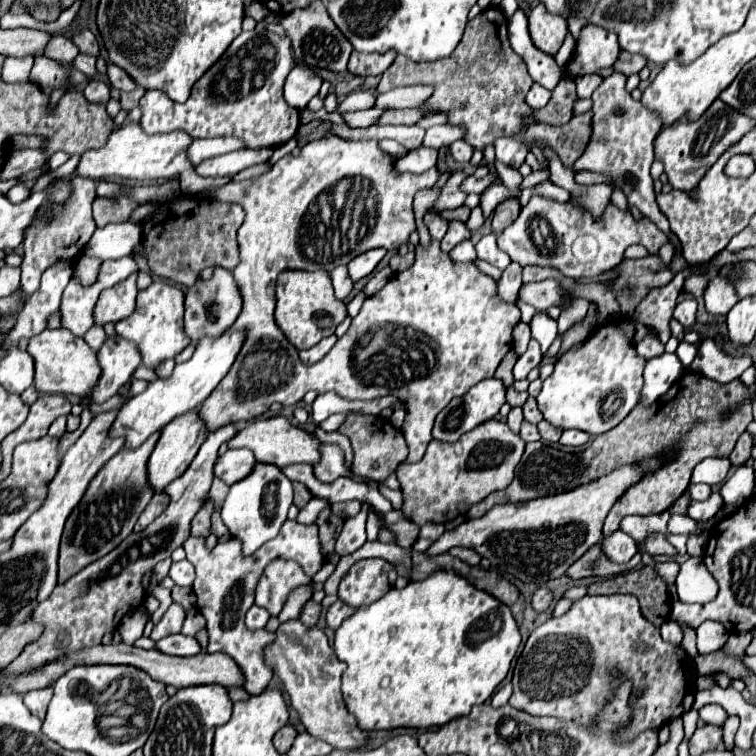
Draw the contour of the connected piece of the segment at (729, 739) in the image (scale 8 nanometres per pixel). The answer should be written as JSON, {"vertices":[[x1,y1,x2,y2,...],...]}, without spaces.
{"vertices":[[729,716,723,726,725,726,725,748,731,750,731,748,733,748,735,732,737,732,737,728,739,728,739,716]]}

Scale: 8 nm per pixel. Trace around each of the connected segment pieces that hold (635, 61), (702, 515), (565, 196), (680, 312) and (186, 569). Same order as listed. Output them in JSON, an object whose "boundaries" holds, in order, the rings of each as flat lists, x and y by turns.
{"boundaries":[[[621,50,621,54,619,54,619,58,617,58,613,68,617,72,623,72,625,76,631,76,631,74,637,74,645,64,647,64,647,60,643,60,643,56,635,56,631,52,623,52]],[[713,492,707,500,697,502,697,500,689,500,689,508,687,514,693,516,695,520,711,520,715,516,715,512,723,506,723,498,719,492]],[[545,180,545,182,539,182,539,184,535,184,535,186,529,186,529,188,525,188,525,190,521,192,521,196,519,196,521,208,527,204,527,200,529,200,531,194,541,194,541,196,545,196,545,198,553,198,553,200,559,200,559,202,569,202,569,200,571,200,571,194,569,194,567,190,563,190,561,186,553,184,551,180]],[[687,298,683,302,677,304,673,316,685,326,685,328,691,328,695,324,695,312,697,312,697,302,693,298]],[[181,560,181,562,173,562,169,576,173,578,173,582,177,586,191,586,195,580,195,566,189,560]]]}

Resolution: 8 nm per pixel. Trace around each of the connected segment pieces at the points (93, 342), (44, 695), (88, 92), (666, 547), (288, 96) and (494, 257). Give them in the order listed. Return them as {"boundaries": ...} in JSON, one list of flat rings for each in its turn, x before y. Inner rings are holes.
{"boundaries":[[[92,326,83,338,91,348,98,351,106,339,105,334,106,333,102,327]],[[41,688,41,690,31,690,25,694,27,706,31,708,31,712,43,720,45,712,47,712,47,704,51,700,51,688]],[[89,80,89,84,83,90,85,98,89,98,91,102,99,102,99,104,107,104,107,100,111,98,109,92,111,92,111,86,101,80]],[[657,532,649,534,649,536,639,544,639,552,647,552,647,554,651,554,651,556,655,556,655,554,665,554,665,556,677,554,677,550,667,542,667,538,665,538,663,534,657,534]],[[296,65,285,80,285,100,289,106,303,110,307,102,319,92,321,76,315,74,309,66]],[[487,234,487,236,483,236,483,238,477,242,475,250,477,250,477,256,479,256,481,260,487,260,489,264,497,266,499,270,507,268,509,262,511,262,511,258,507,256,507,252,503,252,503,250,497,246,497,242,495,242,495,234]]]}

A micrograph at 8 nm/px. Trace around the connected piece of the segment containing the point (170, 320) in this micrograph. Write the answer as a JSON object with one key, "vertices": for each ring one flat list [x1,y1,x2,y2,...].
{"vertices":[[157,280,137,294,135,312,129,318,115,324,115,330,121,338,137,344,143,366,155,370,161,366,161,362,175,358,191,342,189,336,183,332,183,302,185,302,183,288]]}

